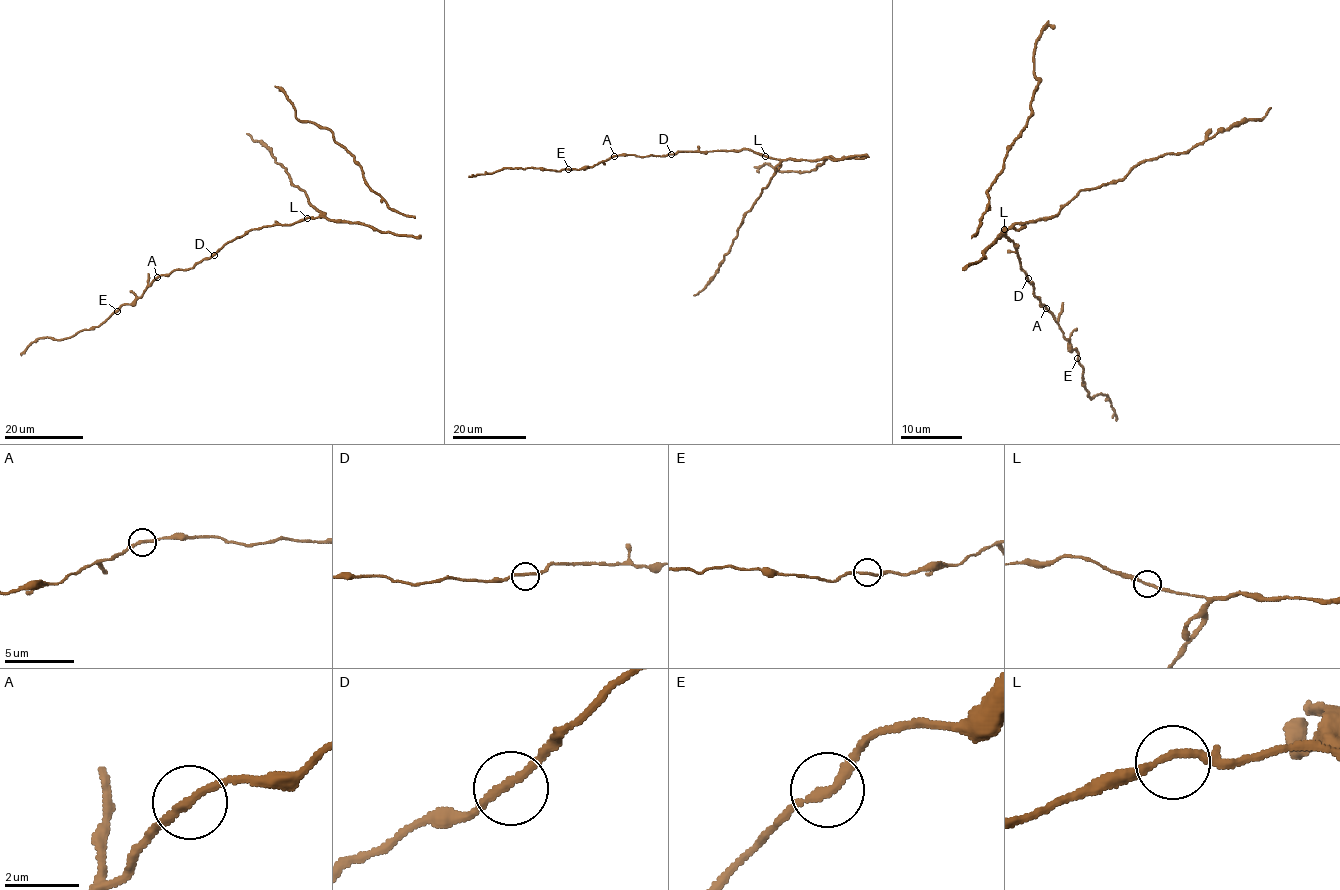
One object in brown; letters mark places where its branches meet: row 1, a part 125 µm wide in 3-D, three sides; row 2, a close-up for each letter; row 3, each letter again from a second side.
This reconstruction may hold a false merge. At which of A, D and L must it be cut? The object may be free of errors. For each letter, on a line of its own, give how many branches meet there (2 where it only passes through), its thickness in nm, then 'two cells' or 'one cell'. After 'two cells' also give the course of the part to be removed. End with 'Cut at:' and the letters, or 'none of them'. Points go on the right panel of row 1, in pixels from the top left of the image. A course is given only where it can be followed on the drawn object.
A: 2 branches meet; 200 nm thick; two cells; foreign part runs (1046, 308), (1073, 349), (1077, 348), (1090, 398), (1106, 394), (1116, 420)
D: 2 branches meet; 200 nm thick; one cell
L: 2 branches meet; 200 nm thick; one cell
Cut at: A

